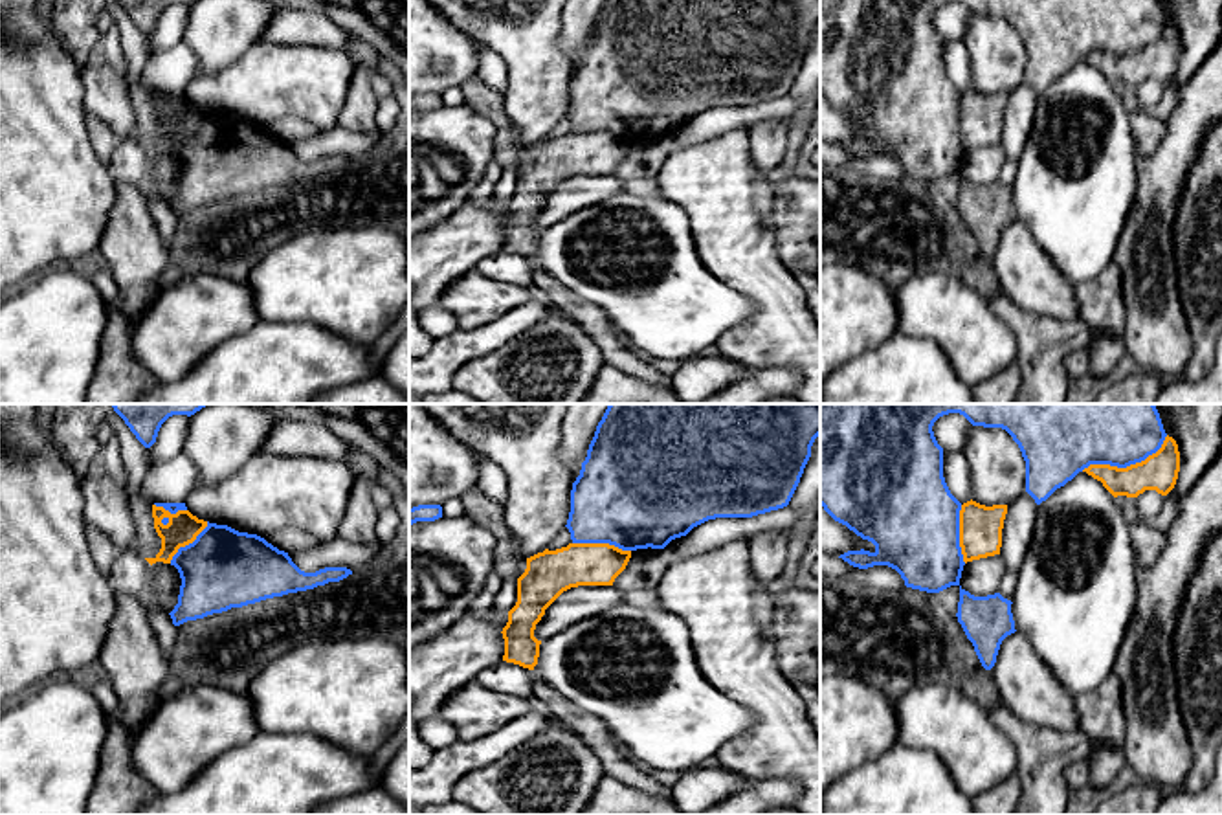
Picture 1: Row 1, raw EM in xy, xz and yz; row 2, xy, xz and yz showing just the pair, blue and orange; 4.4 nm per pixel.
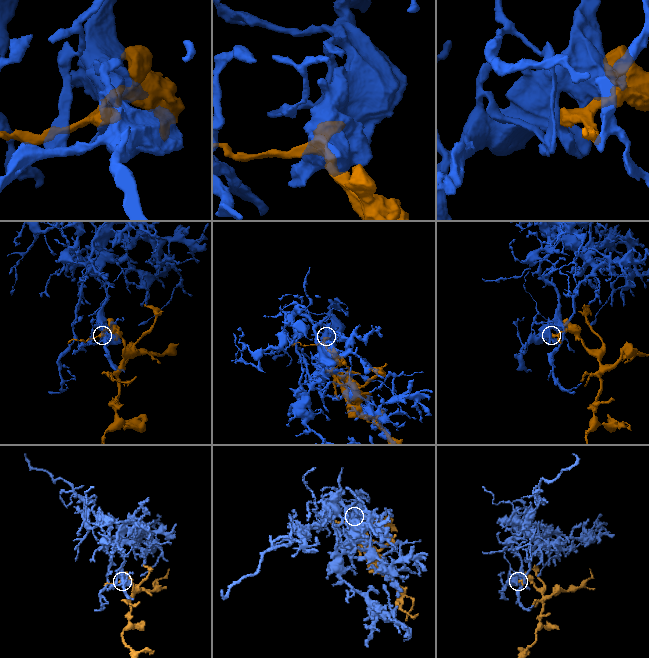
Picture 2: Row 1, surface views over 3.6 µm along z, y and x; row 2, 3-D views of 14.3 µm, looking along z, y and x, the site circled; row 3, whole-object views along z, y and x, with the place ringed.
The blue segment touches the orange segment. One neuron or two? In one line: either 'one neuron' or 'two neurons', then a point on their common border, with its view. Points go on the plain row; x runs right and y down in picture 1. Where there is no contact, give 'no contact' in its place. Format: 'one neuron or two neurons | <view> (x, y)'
two neurons | yz (1125, 55)

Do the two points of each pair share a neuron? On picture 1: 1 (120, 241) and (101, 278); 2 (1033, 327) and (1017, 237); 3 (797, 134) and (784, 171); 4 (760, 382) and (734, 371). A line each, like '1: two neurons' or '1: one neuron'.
1: two neurons
2: two neurons
3: one neuron
4: two neurons

